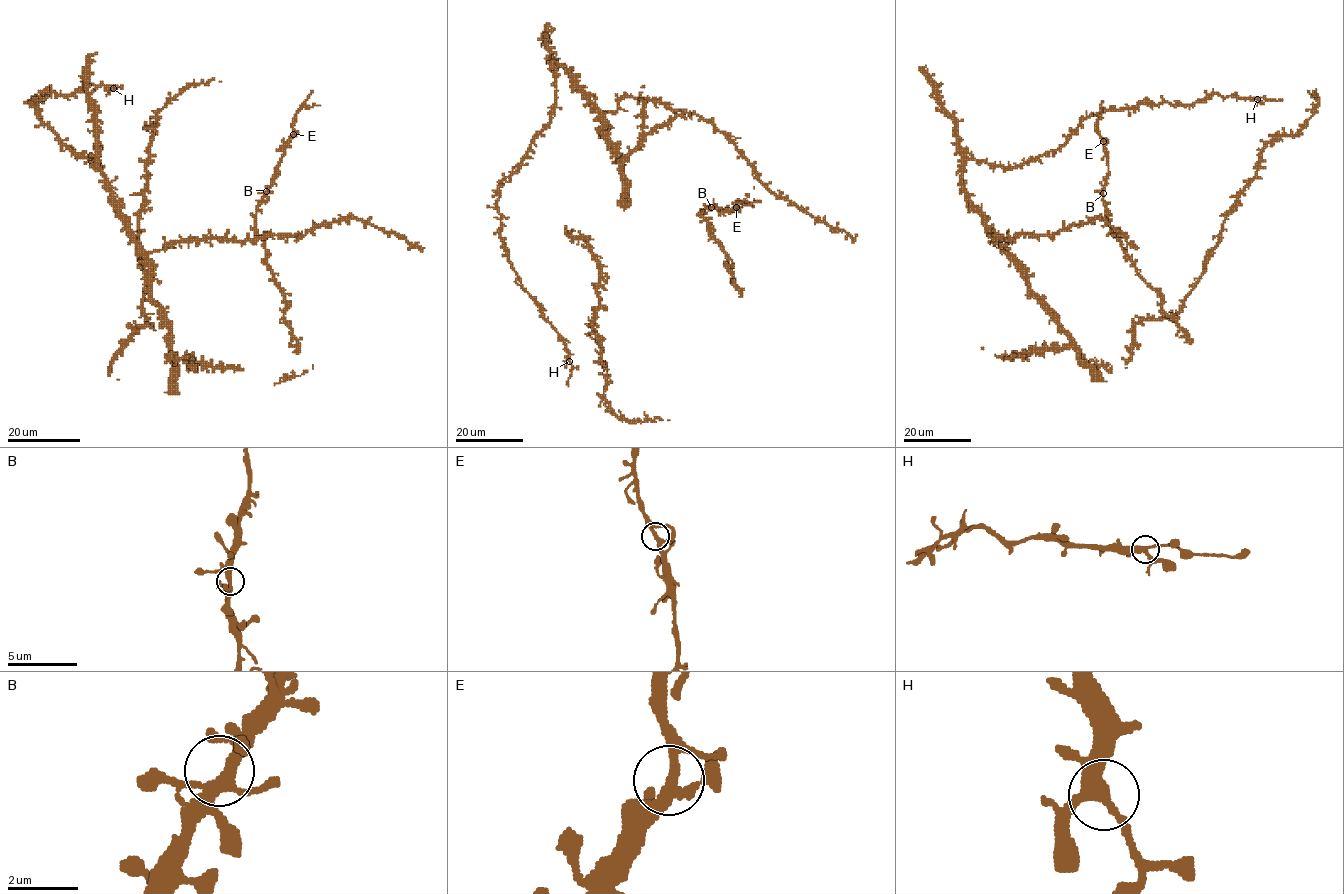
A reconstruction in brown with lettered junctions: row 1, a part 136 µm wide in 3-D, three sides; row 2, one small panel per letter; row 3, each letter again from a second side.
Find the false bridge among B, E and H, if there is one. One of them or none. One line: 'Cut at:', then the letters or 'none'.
Cut at: H

